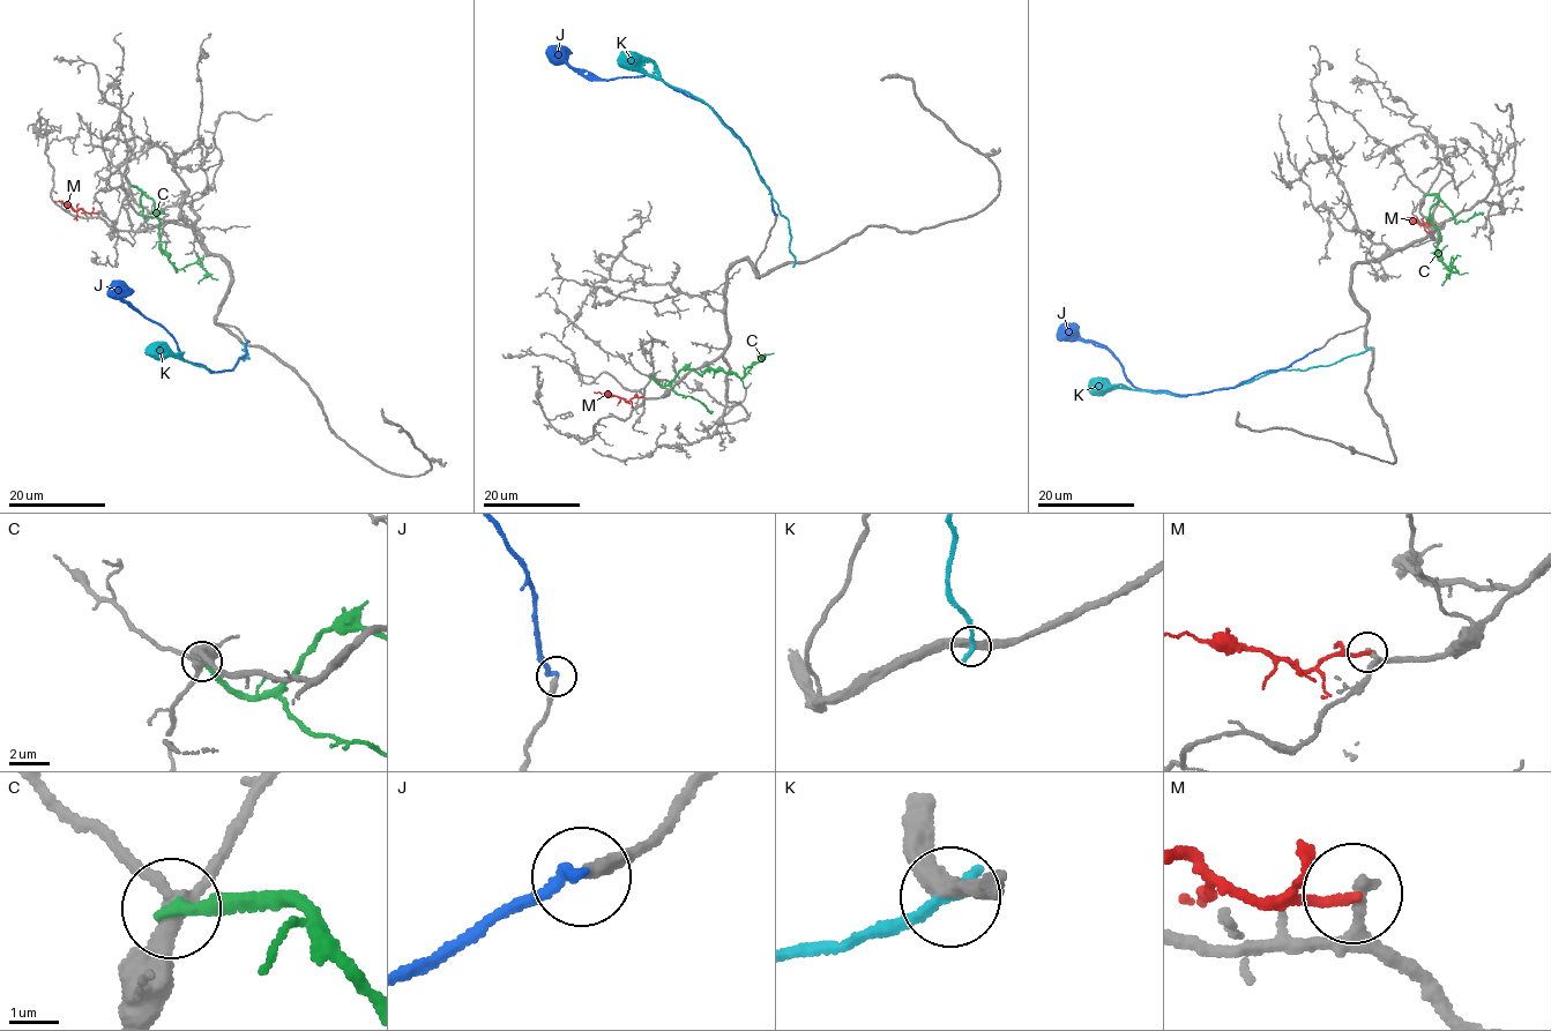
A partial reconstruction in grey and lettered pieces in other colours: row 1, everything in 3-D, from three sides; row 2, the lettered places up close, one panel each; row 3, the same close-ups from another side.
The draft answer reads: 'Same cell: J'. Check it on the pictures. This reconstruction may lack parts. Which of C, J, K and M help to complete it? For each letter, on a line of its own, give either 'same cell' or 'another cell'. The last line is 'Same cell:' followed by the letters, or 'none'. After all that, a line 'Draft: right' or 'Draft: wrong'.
C: another cell
J: same cell
K: another cell
M: another cell
Same cell: J
Draft: right

